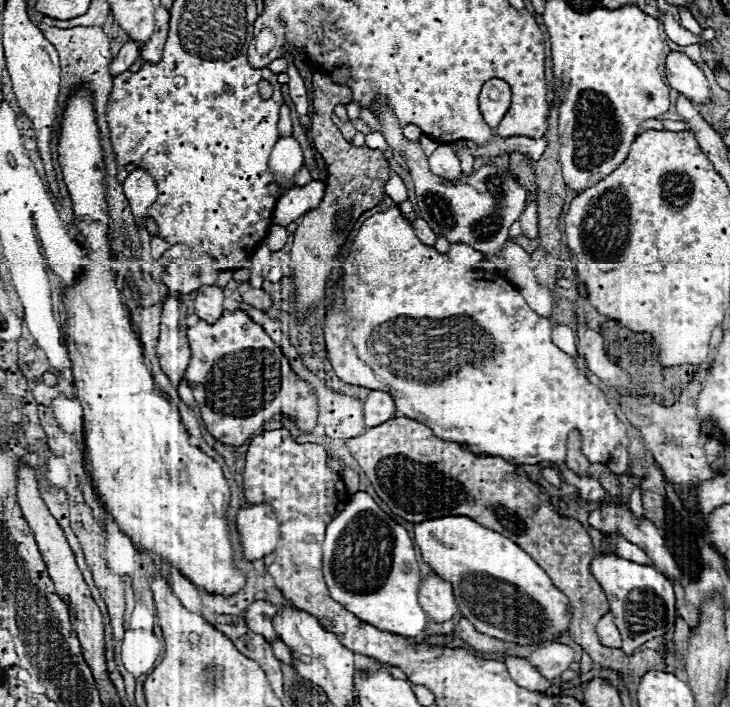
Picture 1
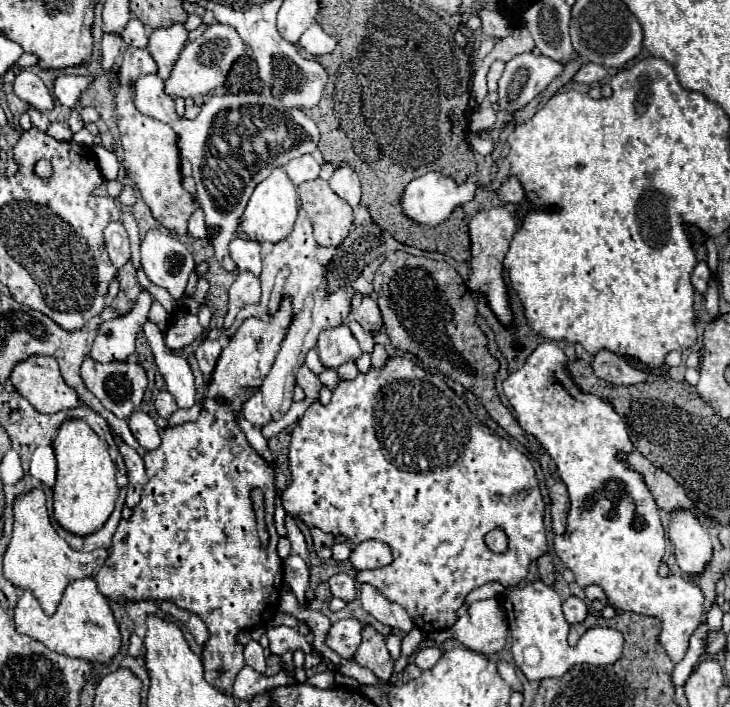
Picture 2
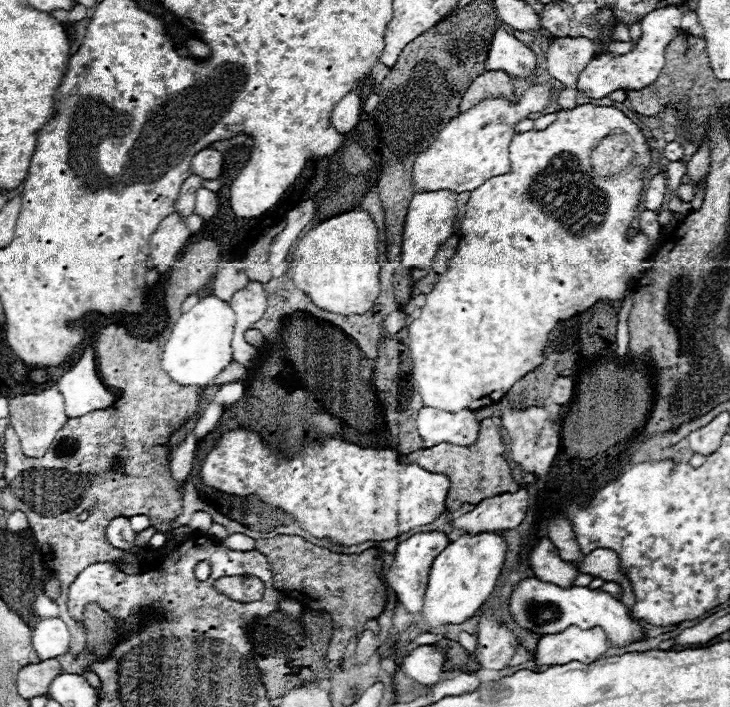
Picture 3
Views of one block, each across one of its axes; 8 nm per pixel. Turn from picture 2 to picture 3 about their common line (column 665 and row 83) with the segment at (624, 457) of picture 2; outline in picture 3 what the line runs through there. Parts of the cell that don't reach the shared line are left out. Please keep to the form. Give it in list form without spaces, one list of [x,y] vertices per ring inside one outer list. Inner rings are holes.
[[[490,70],[480,74],[468,88],[468,92],[460,100],[460,110],[468,110],[470,106],[478,104],[484,98],[492,96],[506,96],[514,98],[514,88],[510,82],[510,76],[500,70]]]

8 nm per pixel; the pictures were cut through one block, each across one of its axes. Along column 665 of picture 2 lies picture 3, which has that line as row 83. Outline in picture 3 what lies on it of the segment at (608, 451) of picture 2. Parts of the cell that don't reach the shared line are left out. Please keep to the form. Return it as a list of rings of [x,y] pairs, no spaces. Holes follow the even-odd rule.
[[[666,6],[666,8],[658,8],[650,14],[646,14],[642,18],[642,42],[638,44],[638,48],[634,48],[631,52],[610,58],[604,54],[598,54],[590,60],[590,64],[580,72],[578,76],[578,92],[582,92],[588,98],[596,98],[602,100],[608,94],[612,94],[614,90],[620,88],[644,88],[648,84],[652,84],[662,66],[664,66],[664,50],[670,44],[670,40],[680,32],[680,10],[674,6]],[[548,82],[532,84],[514,102],[508,102],[502,96],[488,98],[472,106],[470,110],[454,116],[438,132],[434,142],[416,156],[412,164],[412,184],[418,190],[448,188],[454,192],[464,192],[464,190],[478,188],[480,184],[484,184],[484,180],[490,180],[492,176],[510,172],[508,146],[512,138],[518,134],[514,132],[514,126],[520,120],[528,118],[528,114],[544,110],[556,98],[555,90],[550,88]]]

